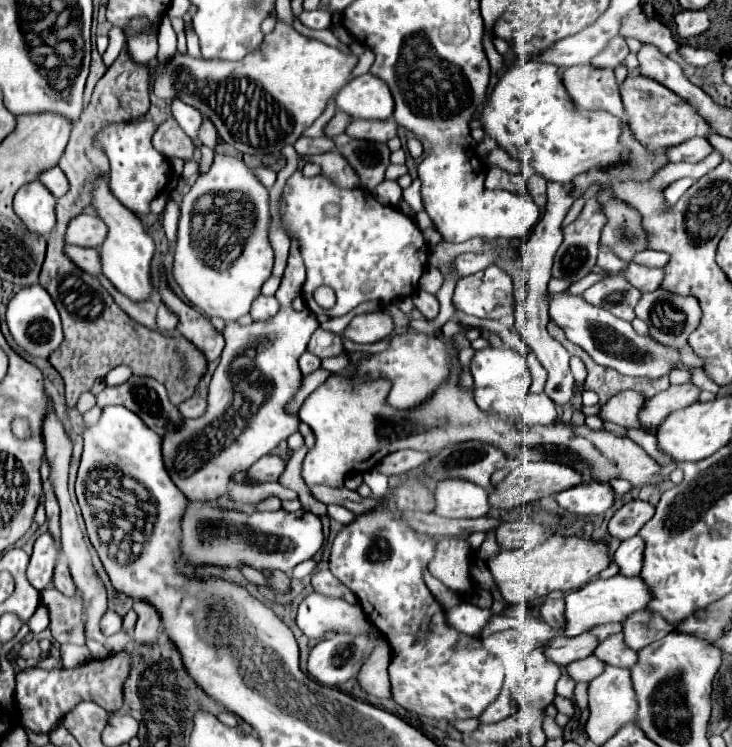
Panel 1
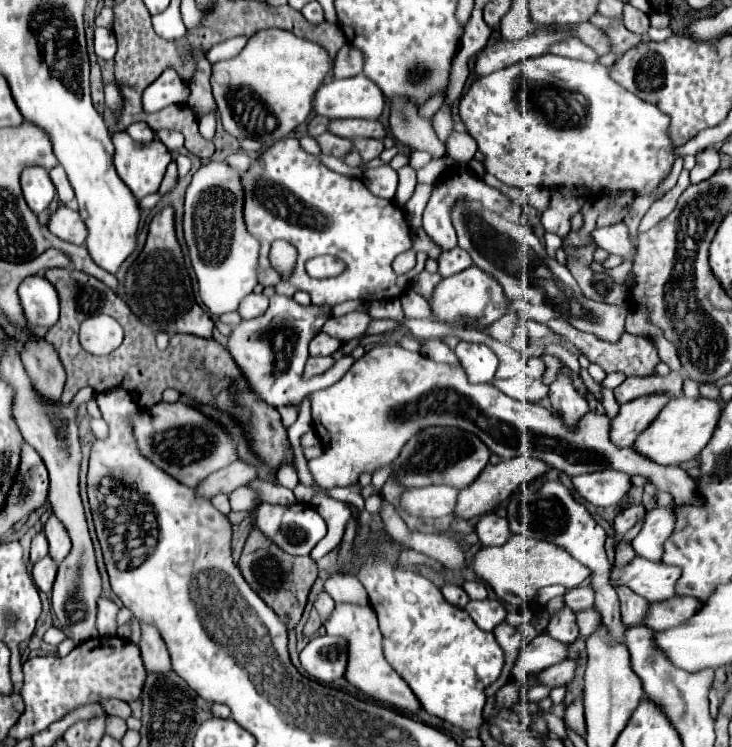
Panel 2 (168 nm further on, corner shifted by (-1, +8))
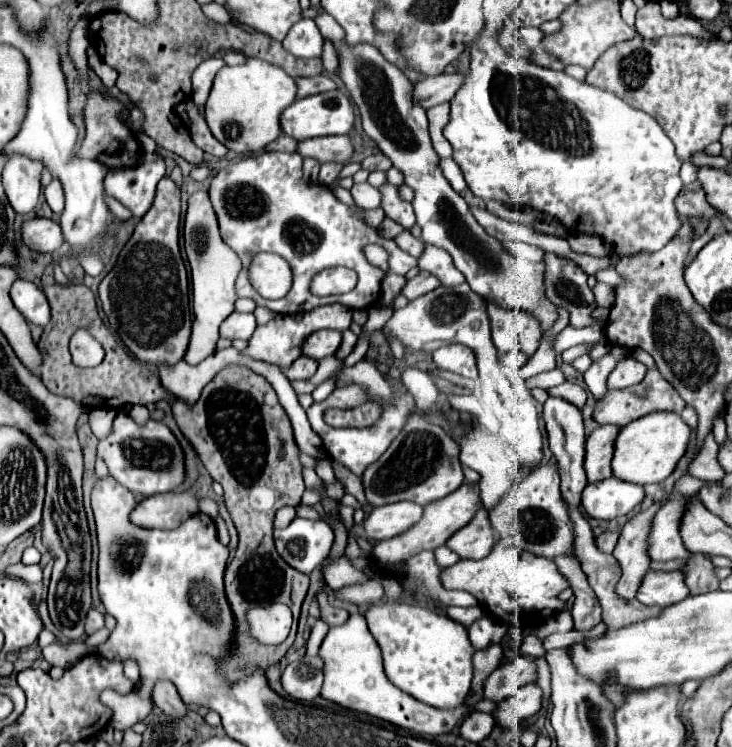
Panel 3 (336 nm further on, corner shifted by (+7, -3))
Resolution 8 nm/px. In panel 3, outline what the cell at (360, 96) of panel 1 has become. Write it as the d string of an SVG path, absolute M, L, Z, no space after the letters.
M341 89L297 99L281 115L283 133L289 137L295 137L299 141L311 139L311 137L321 137L321 135L347 135L347 133L351 133L353 125L355 125L355 105L349 99L349 95L343 93Z

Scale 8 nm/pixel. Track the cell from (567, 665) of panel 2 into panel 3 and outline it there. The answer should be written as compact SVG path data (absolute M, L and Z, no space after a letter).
M529 683L517 691L517 695L501 701L493 713L501 727L515 727L521 719L535 715L541 709L543 691L537 683Z

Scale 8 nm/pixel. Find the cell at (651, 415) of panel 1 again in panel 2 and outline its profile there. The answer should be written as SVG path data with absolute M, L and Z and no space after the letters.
M651 394L651 396L641 396L637 400L631 400L627 404L619 406L619 412L615 418L611 418L611 430L609 436L613 444L619 448L631 446L633 440L639 436L639 432L653 422L657 412L669 402L669 396L665 394Z

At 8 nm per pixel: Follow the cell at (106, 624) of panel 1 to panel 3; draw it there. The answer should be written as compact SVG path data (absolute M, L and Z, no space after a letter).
M91 609L91 611L87 613L87 621L85 621L85 633L87 633L87 635L91 635L91 633L95 633L97 629L101 629L103 625L105 625L103 615L101 615L97 609Z

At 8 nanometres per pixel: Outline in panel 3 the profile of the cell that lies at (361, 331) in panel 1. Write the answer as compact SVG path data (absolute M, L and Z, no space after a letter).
M321 329L321 331L313 333L313 335L305 341L303 353L309 355L311 359L321 361L321 359L333 355L333 353L339 349L341 339L343 339L341 331L337 331L337 329Z

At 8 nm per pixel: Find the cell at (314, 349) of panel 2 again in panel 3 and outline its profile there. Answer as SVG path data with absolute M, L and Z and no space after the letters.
M301 355L293 367L289 367L289 371L285 371L285 375L289 377L289 381L295 381L295 379L309 379L311 375L315 375L319 367L319 361L307 357L307 355Z

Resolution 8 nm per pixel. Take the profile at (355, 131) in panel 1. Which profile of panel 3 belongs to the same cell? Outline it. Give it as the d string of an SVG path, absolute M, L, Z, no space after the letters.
M339 135L339 137L313 137L313 139L305 139L299 143L297 153L301 153L303 157L313 157L319 163L327 163L327 161L339 161L339 163L347 163L353 155L355 147L351 143L351 139L347 135Z

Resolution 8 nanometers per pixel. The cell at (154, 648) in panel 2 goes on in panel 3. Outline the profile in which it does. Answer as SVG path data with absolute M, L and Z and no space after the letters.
M157 681L153 685L151 699L167 715L185 715L185 703L181 701L177 687L171 681Z

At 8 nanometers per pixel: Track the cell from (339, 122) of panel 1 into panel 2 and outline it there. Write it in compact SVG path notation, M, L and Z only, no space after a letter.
M313 116L313 118L309 120L309 124L307 124L307 134L309 134L311 138L317 138L319 134L327 132L327 124L329 124L329 122L331 122L329 118L319 118L319 116Z

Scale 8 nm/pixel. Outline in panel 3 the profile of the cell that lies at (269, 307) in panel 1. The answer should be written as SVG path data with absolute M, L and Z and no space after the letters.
M231 313L221 323L221 337L227 339L249 339L255 331L255 315L253 313Z

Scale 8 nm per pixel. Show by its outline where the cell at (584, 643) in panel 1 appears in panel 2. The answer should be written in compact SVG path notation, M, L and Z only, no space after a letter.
M539 634L527 642L523 654L519 656L519 660L513 668L513 678L517 682L525 682L525 678L529 678L557 662L563 662L565 658L567 658L565 644L559 644L557 640L553 640L547 634Z

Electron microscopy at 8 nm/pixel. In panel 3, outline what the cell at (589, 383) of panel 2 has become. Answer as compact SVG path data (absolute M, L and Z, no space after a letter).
M489 303L491 317L491 337L499 353L509 353L513 349L521 349L527 357L533 357L541 343L539 321L521 309L505 311L493 303Z

